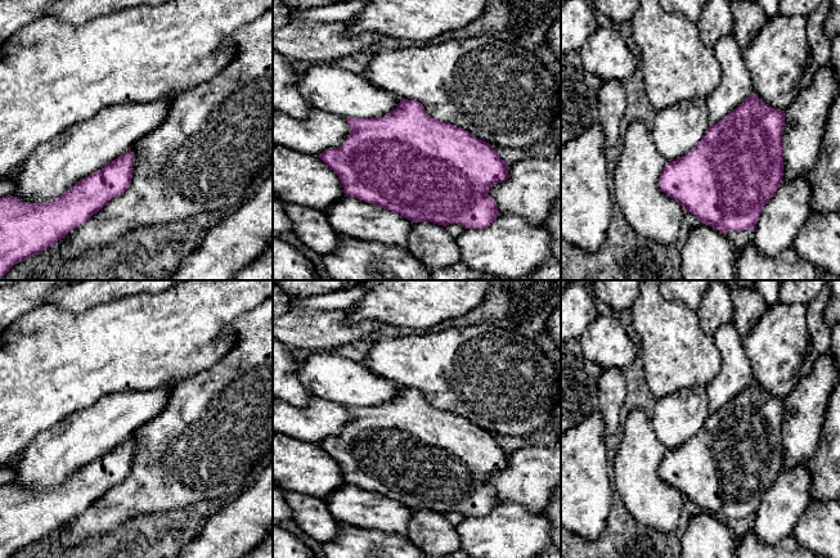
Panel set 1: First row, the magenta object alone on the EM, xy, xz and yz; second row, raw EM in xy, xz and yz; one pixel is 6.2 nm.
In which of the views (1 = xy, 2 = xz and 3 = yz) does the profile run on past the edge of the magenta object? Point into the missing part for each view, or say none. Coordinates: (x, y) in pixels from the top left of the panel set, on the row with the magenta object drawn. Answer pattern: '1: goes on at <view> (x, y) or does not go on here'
1: does not go on here
2: does not go on here
3: does not go on here

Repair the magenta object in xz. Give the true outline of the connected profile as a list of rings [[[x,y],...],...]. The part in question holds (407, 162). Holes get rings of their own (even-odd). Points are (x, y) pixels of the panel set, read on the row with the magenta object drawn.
[[[400,99],[399,105],[383,117],[346,121],[351,130],[349,139],[318,156],[341,180],[345,197],[374,203],[412,222],[428,221],[443,226],[459,224],[464,229],[484,229],[500,216],[497,201],[488,192],[508,179],[509,166],[499,158],[494,145],[432,118],[417,100]]]

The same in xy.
[[[130,150],[50,202],[26,203],[13,195],[3,197],[0,278],[19,261],[58,243],[121,195],[131,183],[132,163],[134,153]]]

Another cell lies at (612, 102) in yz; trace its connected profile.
[[[610,80],[602,84],[598,91],[598,112],[605,149],[610,149],[617,144],[620,123],[625,117],[626,104],[624,82]]]

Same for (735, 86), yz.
[[[733,33],[722,37],[714,53],[720,68],[717,89],[706,98],[709,126],[723,120],[753,94],[753,77]]]

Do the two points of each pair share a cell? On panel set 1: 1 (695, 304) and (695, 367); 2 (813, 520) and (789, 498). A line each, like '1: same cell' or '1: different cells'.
1: different cells
2: different cells

